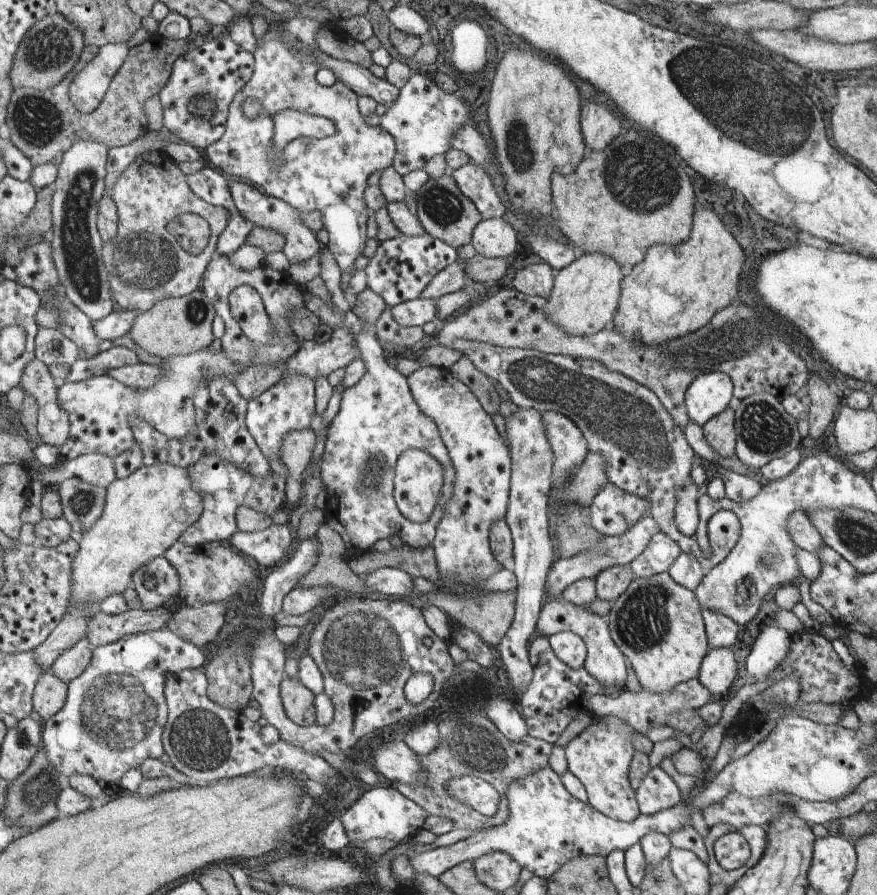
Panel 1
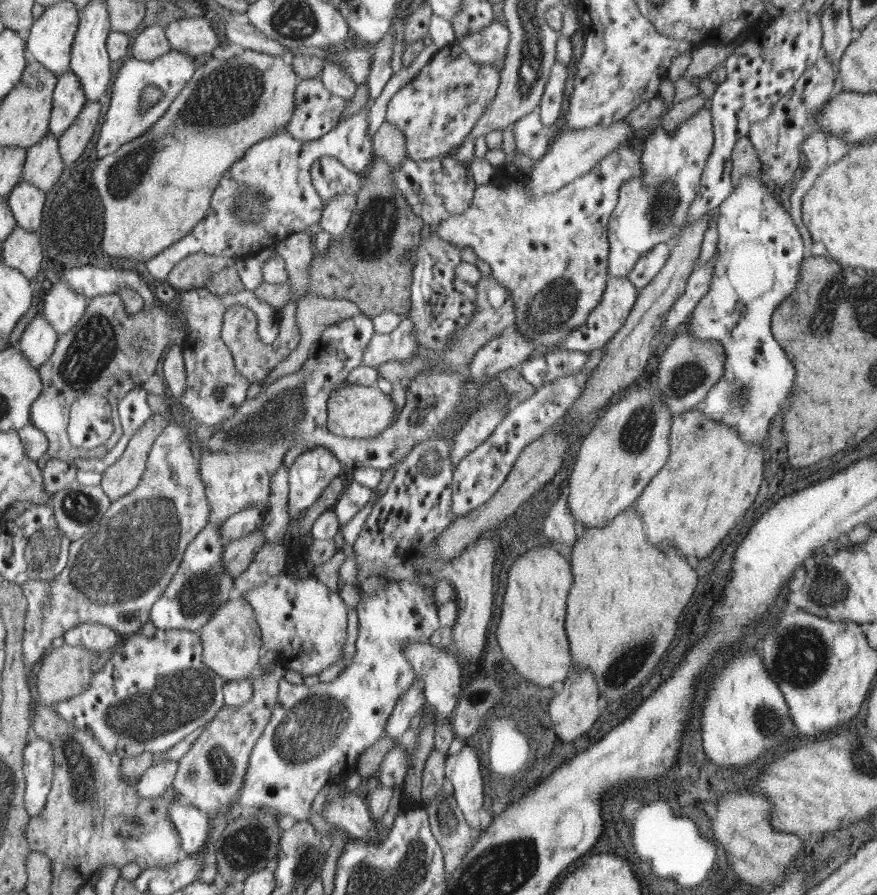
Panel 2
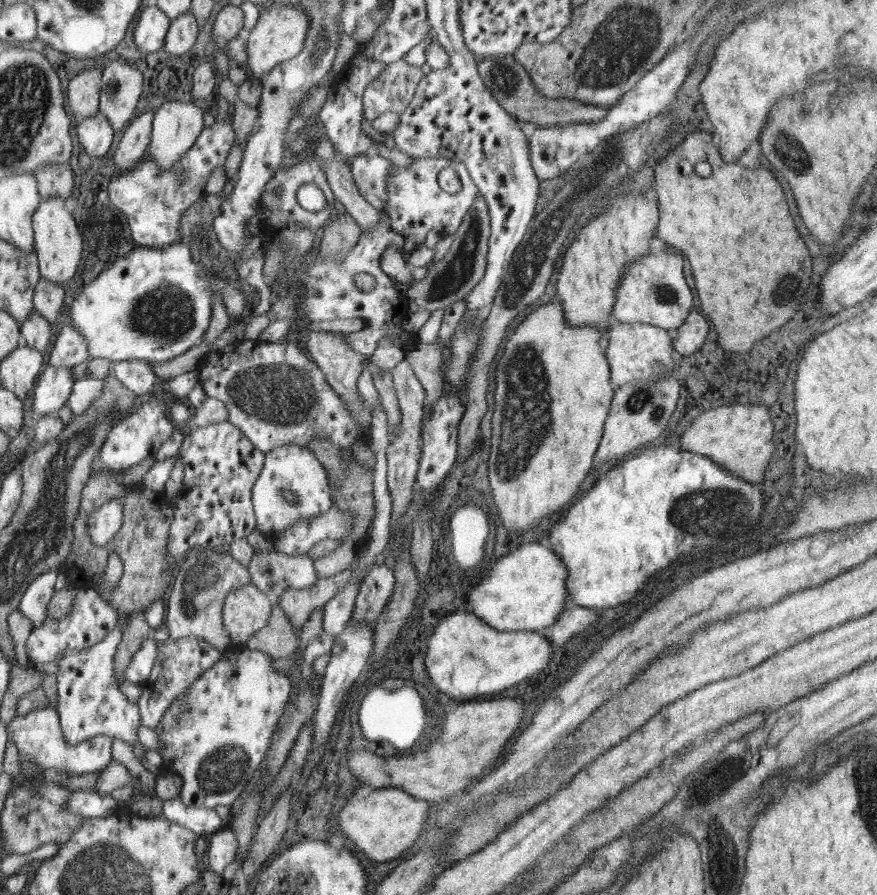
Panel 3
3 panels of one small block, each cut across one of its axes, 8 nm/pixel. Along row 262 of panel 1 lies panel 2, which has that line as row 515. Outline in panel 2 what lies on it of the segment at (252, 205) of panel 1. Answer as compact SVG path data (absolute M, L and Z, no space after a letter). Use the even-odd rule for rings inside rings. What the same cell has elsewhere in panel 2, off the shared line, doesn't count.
M325 446L303 451L289 468L288 508L290 518L301 517L302 510L312 506L332 478L340 472L340 461Z

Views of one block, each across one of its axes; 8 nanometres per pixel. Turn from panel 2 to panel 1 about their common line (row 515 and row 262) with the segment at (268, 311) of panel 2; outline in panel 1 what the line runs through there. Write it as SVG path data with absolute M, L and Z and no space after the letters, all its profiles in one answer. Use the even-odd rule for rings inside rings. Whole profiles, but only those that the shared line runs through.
M143 150L143 152L145 153L137 154L130 162L111 189L110 198L116 204L118 228L116 236L110 242L103 242L104 264L108 269L108 282L117 307L139 313L151 310L161 300L169 297L188 296L198 289L204 272L216 253L219 236L227 228L226 213L228 211L224 207L210 204L196 196L187 183L187 176L180 171L176 161L172 160L172 157L166 152L162 150L160 152ZM184 212L198 214L210 225L211 236L207 246L200 254L194 255L189 252L188 248L184 248L184 244L180 244L180 236L172 232L172 221Z

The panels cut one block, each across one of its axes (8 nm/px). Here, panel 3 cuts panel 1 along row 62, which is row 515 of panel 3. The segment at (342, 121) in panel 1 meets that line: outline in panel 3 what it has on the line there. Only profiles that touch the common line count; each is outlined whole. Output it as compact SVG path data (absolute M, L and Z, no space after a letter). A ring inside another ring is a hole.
M291 444L273 448L266 453L263 470L252 490L252 501L257 521L255 530L275 540L301 519L311 519L330 510L332 502L328 474L315 453L306 447ZM284 490L298 494L298 502L290 504L284 500Z

